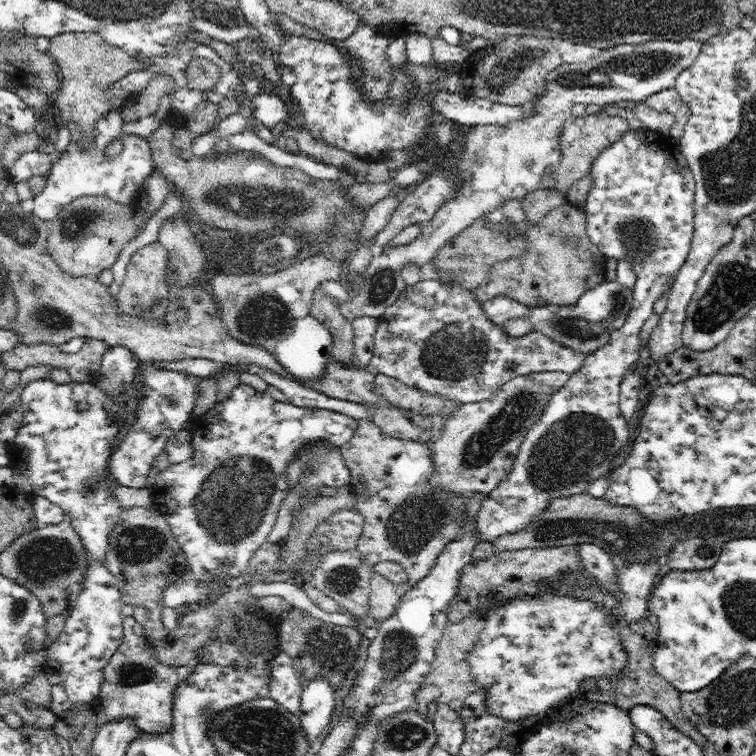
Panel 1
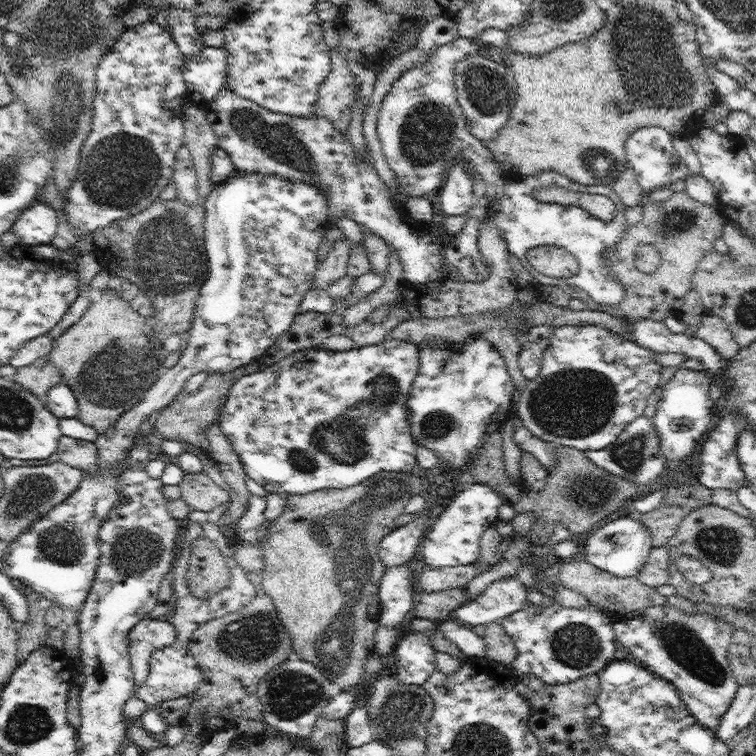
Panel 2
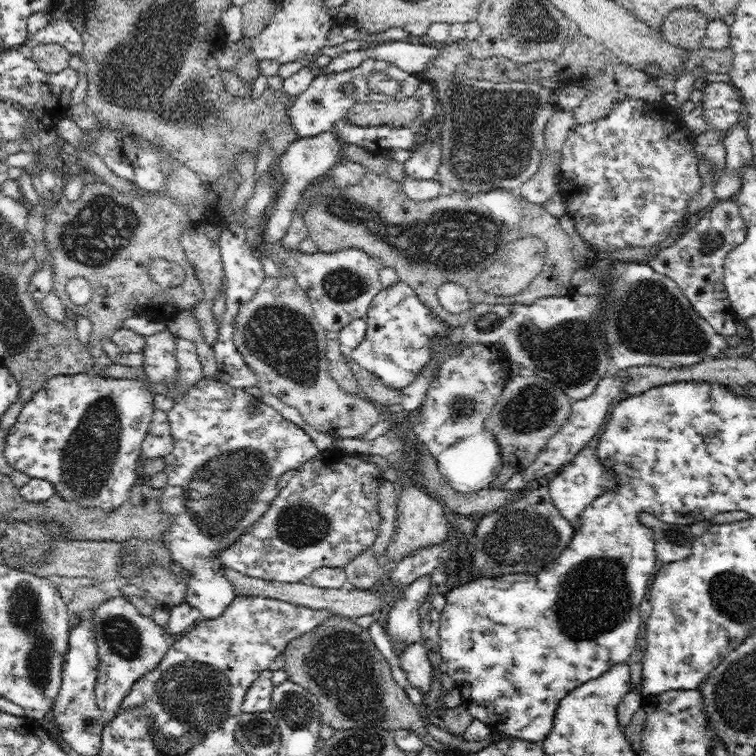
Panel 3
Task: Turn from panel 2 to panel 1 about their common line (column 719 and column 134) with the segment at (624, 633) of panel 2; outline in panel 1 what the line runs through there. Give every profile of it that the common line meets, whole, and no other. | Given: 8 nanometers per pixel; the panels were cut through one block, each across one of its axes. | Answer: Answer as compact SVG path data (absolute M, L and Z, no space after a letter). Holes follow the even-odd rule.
M133 616L123 618L124 640L110 662L103 670L104 681L98 694L102 702L102 713L95 714L97 728L111 721L132 719L140 731L148 733L165 733L171 729L174 717L174 693L176 687L194 668L194 663L186 666L166 665L151 654L148 640L144 636L143 625Z

